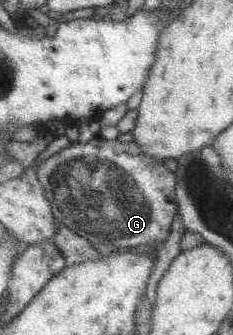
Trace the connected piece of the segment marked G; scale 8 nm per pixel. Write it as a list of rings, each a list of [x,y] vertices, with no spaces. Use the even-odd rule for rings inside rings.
[[[96,135],[84,143],[71,142],[69,147],[49,156],[34,169],[43,188],[43,196],[51,206],[53,218],[90,244],[107,246],[103,252],[133,250],[141,245],[161,245],[176,215],[175,176],[163,164],[147,157],[133,142],[105,140]]]

